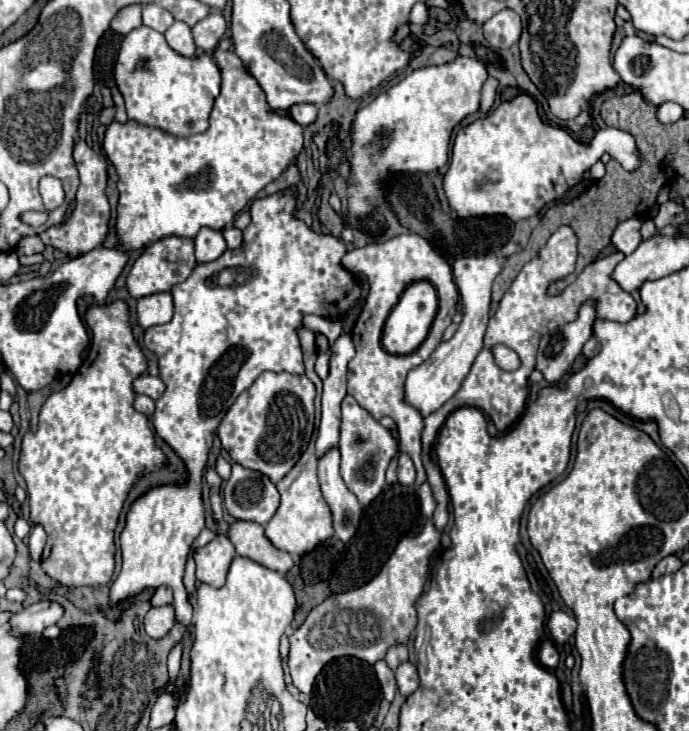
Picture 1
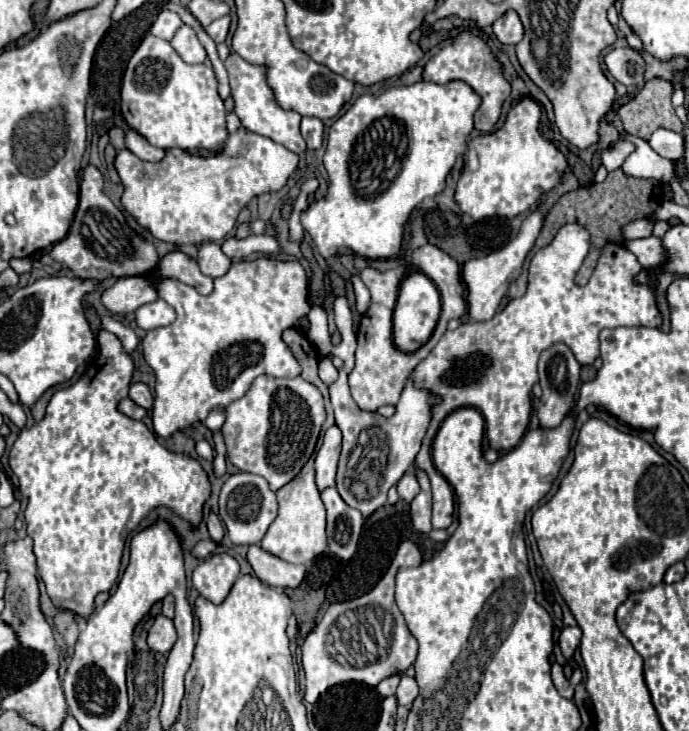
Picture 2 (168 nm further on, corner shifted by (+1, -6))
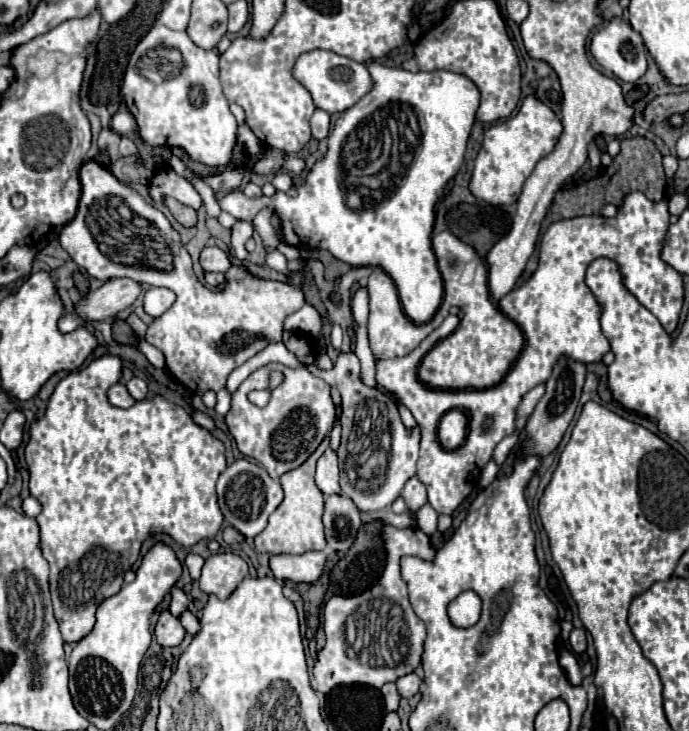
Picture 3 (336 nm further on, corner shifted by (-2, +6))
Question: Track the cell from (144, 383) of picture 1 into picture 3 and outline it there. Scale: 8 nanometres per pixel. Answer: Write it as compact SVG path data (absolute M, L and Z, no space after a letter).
M132 378L132 380L126 384L126 388L128 388L128 392L130 392L130 396L132 396L134 400L144 400L144 398L146 398L148 386L146 386L146 382L144 382L142 378Z

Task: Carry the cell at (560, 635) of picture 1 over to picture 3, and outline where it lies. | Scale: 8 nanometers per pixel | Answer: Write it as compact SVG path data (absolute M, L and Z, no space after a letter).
M574 628L570 634L570 644L574 652L584 652L586 650L586 630L584 628Z

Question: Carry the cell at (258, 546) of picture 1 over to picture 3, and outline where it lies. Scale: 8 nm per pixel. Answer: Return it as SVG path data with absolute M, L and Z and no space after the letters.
M306 552L300 556L280 554L270 556L270 568L274 578L278 580L292 580L292 582L316 582L324 572L326 564L324 552Z

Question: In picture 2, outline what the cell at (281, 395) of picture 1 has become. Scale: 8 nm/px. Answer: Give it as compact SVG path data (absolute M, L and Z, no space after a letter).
M259 376L253 380L253 386L243 398L227 406L225 414L223 438L229 462L243 472L263 476L273 492L301 472L315 450L321 426L325 422L321 392L301 376Z

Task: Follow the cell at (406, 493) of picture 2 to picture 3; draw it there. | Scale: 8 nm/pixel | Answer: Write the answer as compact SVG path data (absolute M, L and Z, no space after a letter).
M410 478L402 490L402 498L408 506L408 510L412 514L418 512L418 508L422 508L422 504L428 502L428 496L426 496L426 486L418 480L418 478Z

